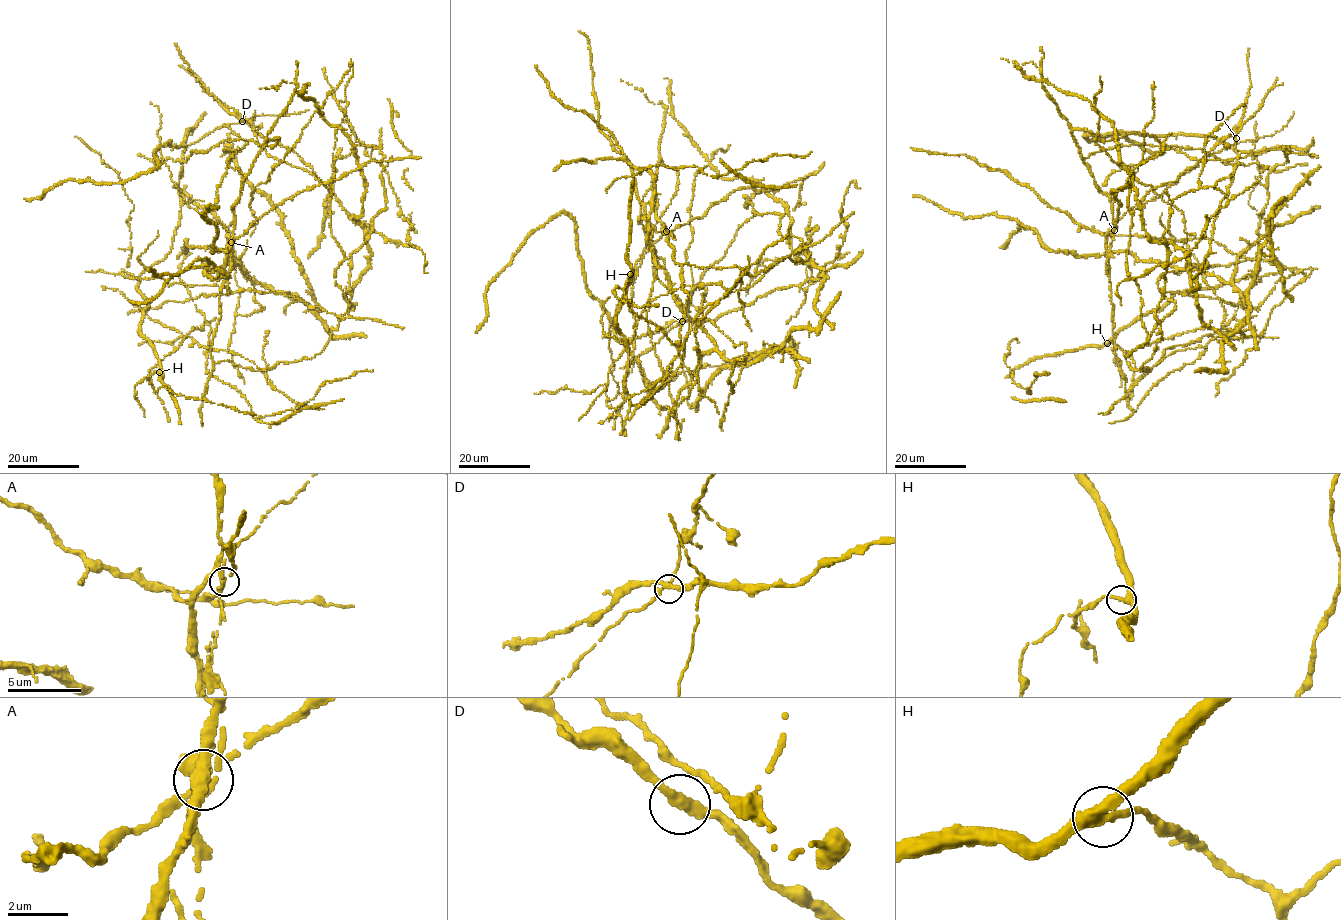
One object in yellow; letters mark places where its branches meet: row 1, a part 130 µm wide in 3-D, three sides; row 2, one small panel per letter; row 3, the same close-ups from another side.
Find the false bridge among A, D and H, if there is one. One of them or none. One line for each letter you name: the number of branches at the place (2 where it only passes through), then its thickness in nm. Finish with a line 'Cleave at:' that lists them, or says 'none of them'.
A: branches 3; calibre 300 nm
Cleave at: A

